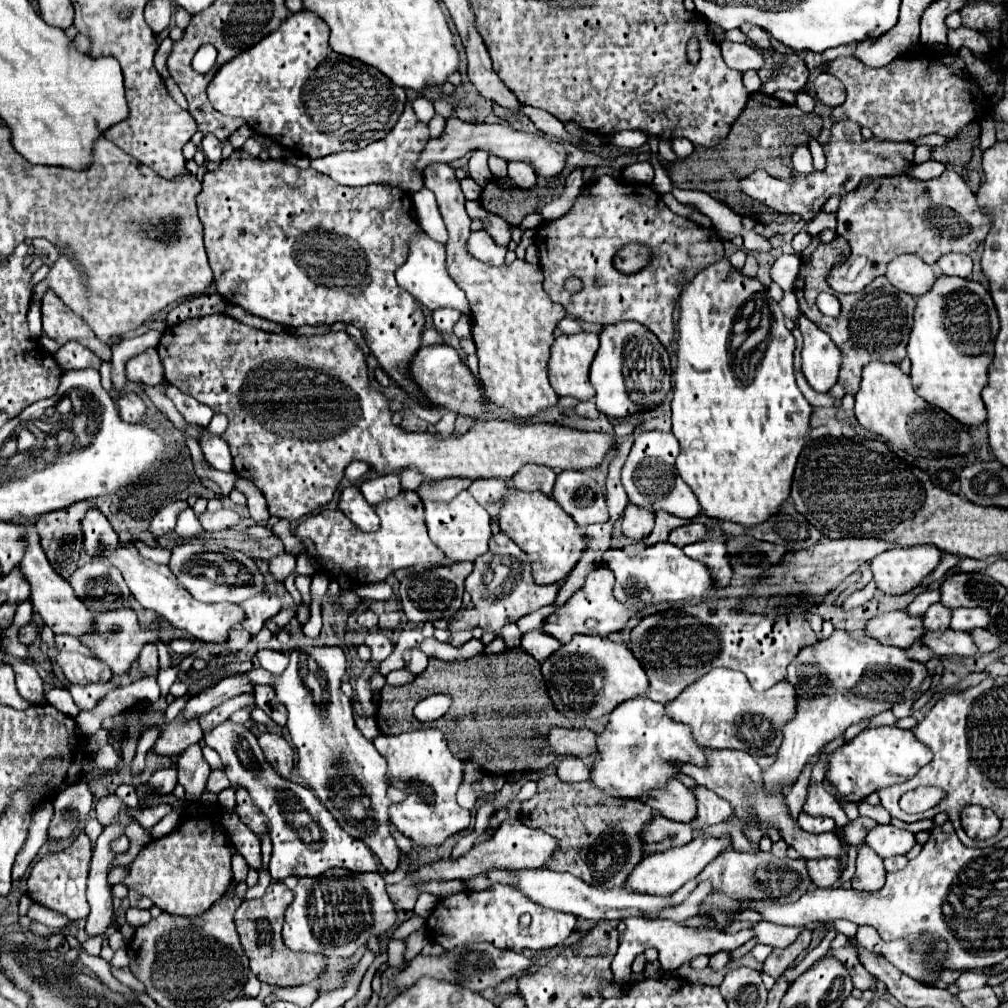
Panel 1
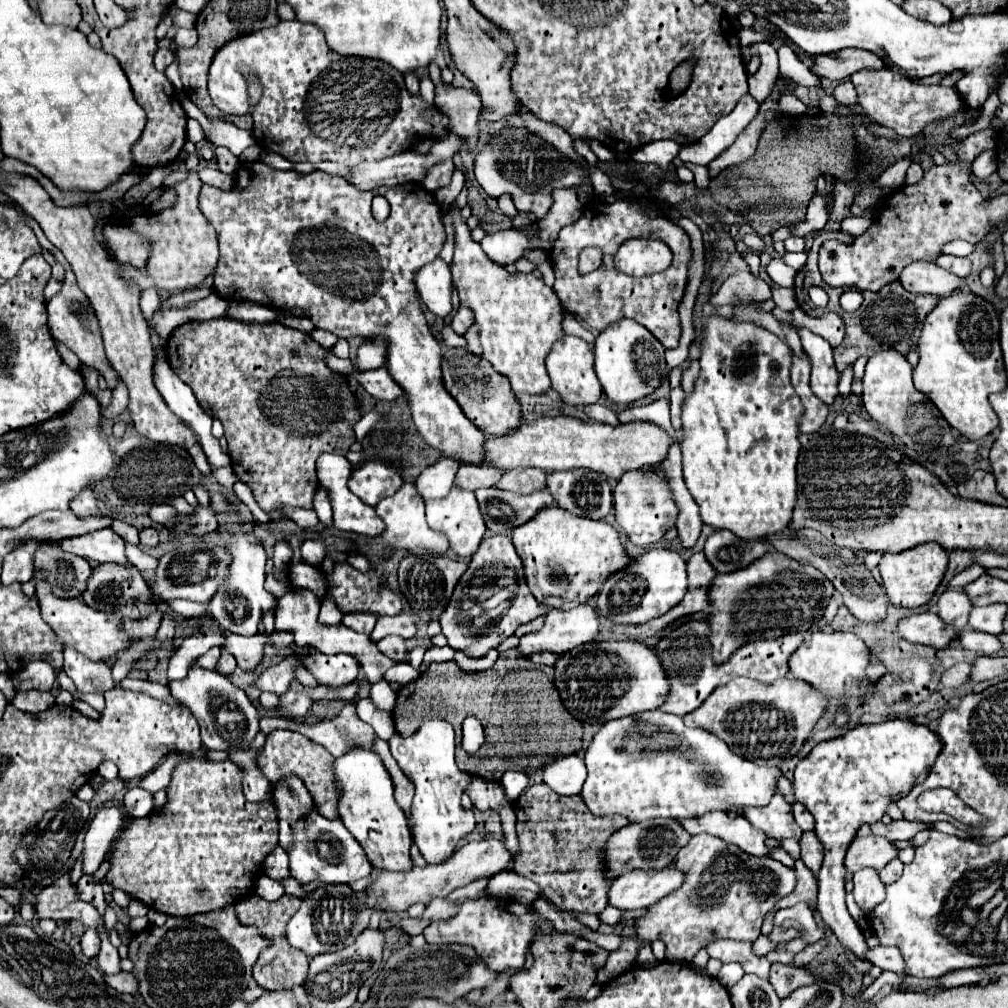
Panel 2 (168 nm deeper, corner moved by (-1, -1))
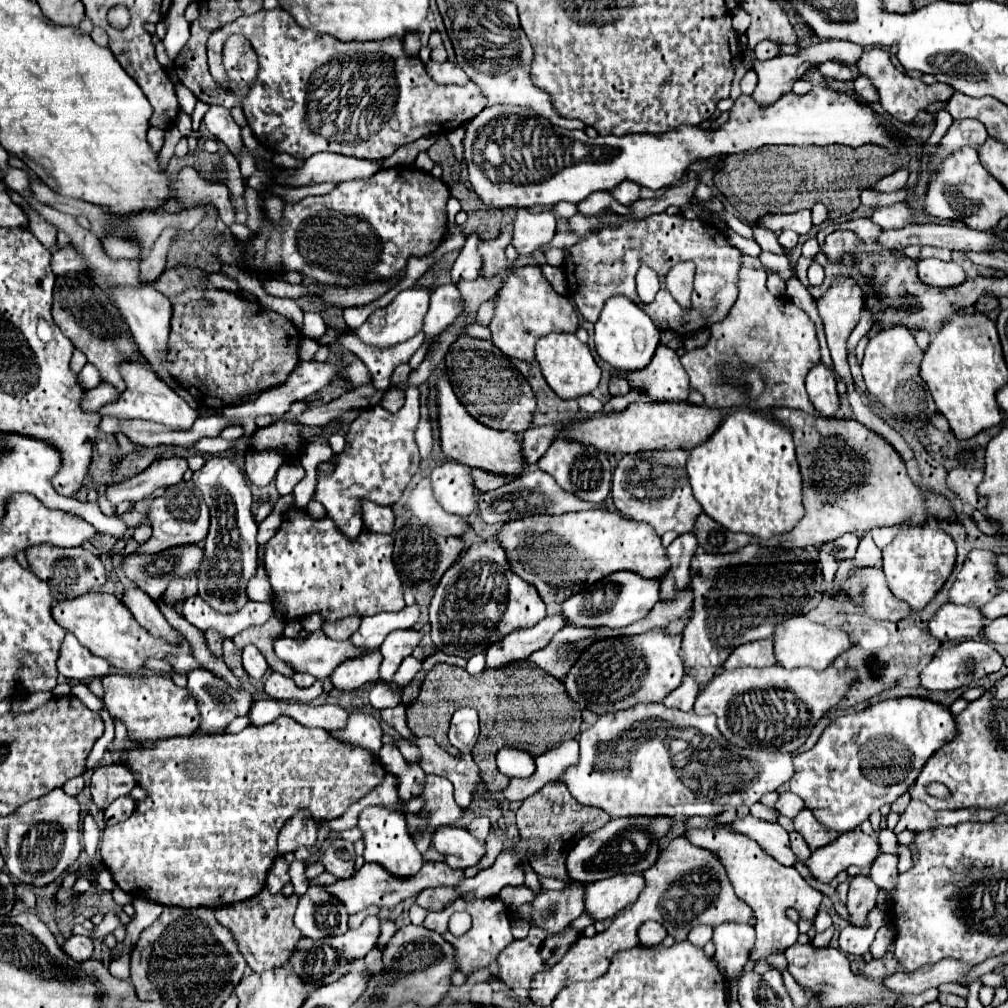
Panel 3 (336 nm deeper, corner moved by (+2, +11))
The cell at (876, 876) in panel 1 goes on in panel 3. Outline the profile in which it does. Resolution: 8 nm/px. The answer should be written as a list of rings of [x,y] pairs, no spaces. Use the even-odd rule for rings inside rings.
[[[857,875],[851,879],[849,895],[847,895],[847,911],[849,911],[849,923],[853,927],[867,927],[867,915],[875,907],[875,897],[879,893],[879,887],[865,875]]]

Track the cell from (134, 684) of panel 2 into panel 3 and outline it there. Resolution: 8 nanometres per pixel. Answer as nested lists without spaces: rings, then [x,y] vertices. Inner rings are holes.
[[[67,633],[63,645],[61,645],[61,655],[57,659],[57,669],[63,677],[67,677],[69,681],[91,681],[95,677],[105,677],[111,669],[111,665],[93,655],[89,649],[85,649],[73,633]]]

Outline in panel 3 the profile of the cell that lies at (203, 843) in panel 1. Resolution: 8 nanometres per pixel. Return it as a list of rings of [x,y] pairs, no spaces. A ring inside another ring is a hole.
[[[279,717],[277,721],[263,725],[263,769],[251,769],[251,767],[257,767],[257,763],[253,763],[249,759],[249,773],[213,773],[213,775],[211,773],[185,773],[185,737],[181,737],[181,739],[169,737],[169,739],[153,745],[153,749],[145,749],[145,745],[131,747],[127,751],[121,751],[119,761],[121,761],[121,765],[129,765],[129,769],[133,769],[133,773],[137,773],[137,785],[147,789],[147,797],[137,801],[137,807],[135,807],[135,811],[129,819],[105,829],[101,845],[99,845],[99,853],[103,857],[103,863],[111,871],[115,883],[127,895],[131,895],[135,899],[151,899],[151,901],[161,903],[161,905],[183,907],[183,909],[189,909],[189,907],[213,907],[213,909],[217,909],[221,905],[231,905],[231,903],[245,901],[245,899],[257,895],[267,883],[269,869],[273,867],[273,861],[277,857],[277,835],[283,829],[285,821],[289,821],[289,817],[295,817],[297,811],[301,811],[301,809],[309,809],[309,815],[315,823],[337,819],[345,813],[345,809],[349,809],[351,803],[359,801],[369,791],[373,791],[379,783],[383,783],[383,779],[387,775],[379,757],[373,757],[373,753],[365,753],[365,749],[357,749],[355,745],[341,745],[339,741],[333,741],[333,737],[329,737],[329,731],[303,727],[289,717]]]

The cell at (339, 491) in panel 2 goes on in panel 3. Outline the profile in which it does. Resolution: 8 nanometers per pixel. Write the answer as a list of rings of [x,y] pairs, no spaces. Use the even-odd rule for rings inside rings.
[[[363,501],[363,523],[373,533],[391,533],[395,515],[391,507],[373,505],[371,501]]]

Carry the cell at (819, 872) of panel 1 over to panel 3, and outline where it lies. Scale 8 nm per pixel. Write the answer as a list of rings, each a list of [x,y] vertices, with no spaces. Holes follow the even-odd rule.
[[[803,809],[795,819],[795,831],[801,833],[807,841],[807,845],[811,847],[811,851],[829,845],[831,841],[835,841],[833,833],[829,833],[829,829],[825,829],[815,817],[813,813],[809,813],[809,809]]]

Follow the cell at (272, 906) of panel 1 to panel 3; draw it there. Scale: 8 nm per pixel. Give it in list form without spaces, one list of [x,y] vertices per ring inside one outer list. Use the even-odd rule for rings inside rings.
[[[263,889],[259,895],[255,895],[247,901],[219,907],[215,911],[215,917],[217,917],[219,925],[231,929],[239,951],[247,959],[247,965],[255,973],[263,973],[265,969],[281,967],[283,963],[287,963],[291,951],[295,949],[297,941],[301,939],[299,929],[293,925],[295,909],[297,909],[295,895],[291,895],[291,897],[283,897],[281,893],[271,895],[267,889]]]

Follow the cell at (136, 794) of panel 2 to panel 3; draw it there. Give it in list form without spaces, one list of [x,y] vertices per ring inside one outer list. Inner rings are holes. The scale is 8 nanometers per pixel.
[[[119,797],[105,809],[105,825],[115,825],[123,819],[127,819],[135,809],[135,801],[129,797]]]

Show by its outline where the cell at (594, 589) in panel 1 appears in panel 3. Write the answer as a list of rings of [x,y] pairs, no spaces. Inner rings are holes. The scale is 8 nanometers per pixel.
[[[551,615],[541,619],[533,629],[519,629],[509,633],[501,641],[487,647],[485,669],[499,669],[513,661],[527,659],[533,651],[543,649],[561,627],[565,627],[565,619],[561,615]]]

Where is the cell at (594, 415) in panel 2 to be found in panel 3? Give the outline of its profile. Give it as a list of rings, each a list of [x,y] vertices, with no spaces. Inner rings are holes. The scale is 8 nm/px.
[[[583,395],[577,399],[577,403],[579,403],[579,409],[587,411],[587,413],[599,413],[603,407],[603,403],[599,399],[595,399],[593,395]]]

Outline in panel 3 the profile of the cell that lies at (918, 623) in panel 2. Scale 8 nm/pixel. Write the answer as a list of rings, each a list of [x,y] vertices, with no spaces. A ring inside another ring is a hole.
[[[945,603],[929,623],[929,631],[941,641],[963,641],[981,637],[985,615],[977,607]]]

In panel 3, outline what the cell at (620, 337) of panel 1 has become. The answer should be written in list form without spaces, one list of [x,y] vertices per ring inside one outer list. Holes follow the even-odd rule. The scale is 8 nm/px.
[[[623,295],[605,301],[605,307],[595,323],[595,349],[603,361],[607,361],[619,373],[643,369],[649,365],[657,345],[659,345],[659,329],[639,305],[635,305]]]

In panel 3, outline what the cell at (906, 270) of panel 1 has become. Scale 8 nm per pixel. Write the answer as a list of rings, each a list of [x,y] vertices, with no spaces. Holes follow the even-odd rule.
[[[923,259],[917,263],[919,267],[919,279],[925,285],[931,287],[957,287],[965,281],[965,271],[961,265],[949,261],[941,261],[941,259]]]

